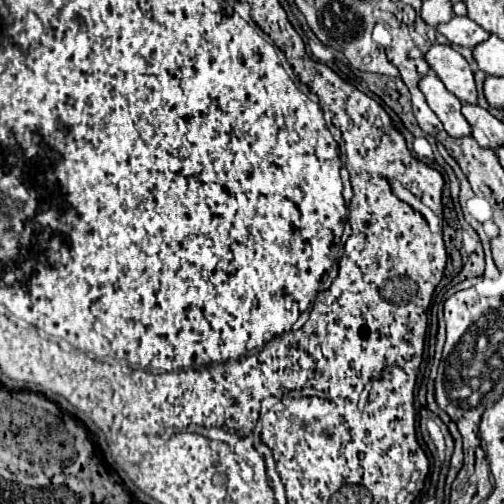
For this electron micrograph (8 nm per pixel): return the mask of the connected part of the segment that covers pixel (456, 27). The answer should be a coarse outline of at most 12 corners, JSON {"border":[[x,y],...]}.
{"border":[[467,16],[437,30],[451,44],[475,48],[489,34]]}

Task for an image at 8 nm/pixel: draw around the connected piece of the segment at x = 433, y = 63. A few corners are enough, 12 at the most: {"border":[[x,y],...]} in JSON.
{"border":[[449,44],[425,54],[431,70],[461,102],[477,102],[469,62]]}

